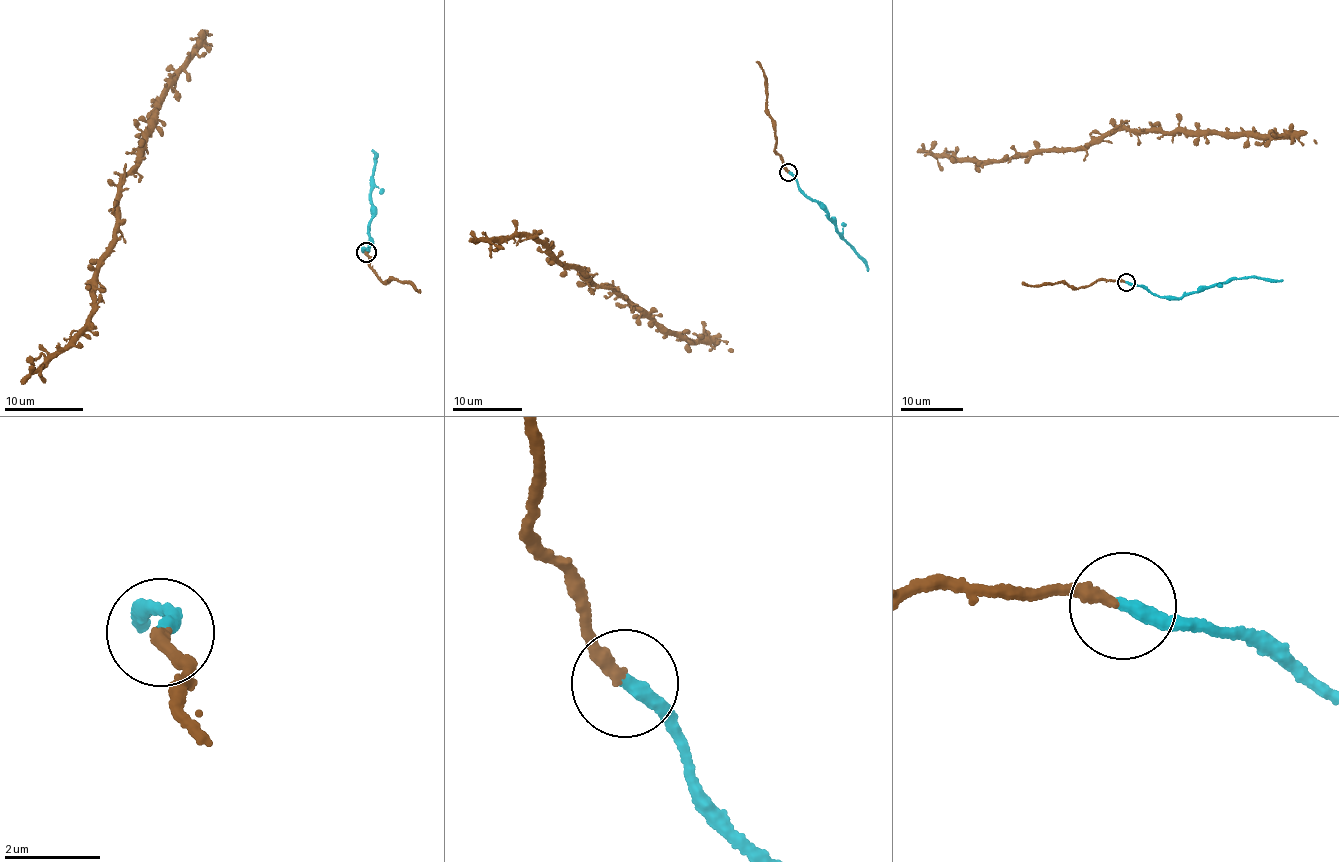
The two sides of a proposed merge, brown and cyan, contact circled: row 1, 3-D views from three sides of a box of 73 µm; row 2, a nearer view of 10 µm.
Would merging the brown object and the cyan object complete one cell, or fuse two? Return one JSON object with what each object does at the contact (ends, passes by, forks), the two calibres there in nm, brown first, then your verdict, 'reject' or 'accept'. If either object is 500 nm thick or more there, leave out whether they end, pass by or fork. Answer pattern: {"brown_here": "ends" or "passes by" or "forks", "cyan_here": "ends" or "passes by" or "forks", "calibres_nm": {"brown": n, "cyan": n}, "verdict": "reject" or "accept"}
{"brown_here": "ends", "cyan_here": "ends", "calibres_nm": {"brown": 240, "cyan": 320}, "verdict": "accept"}

